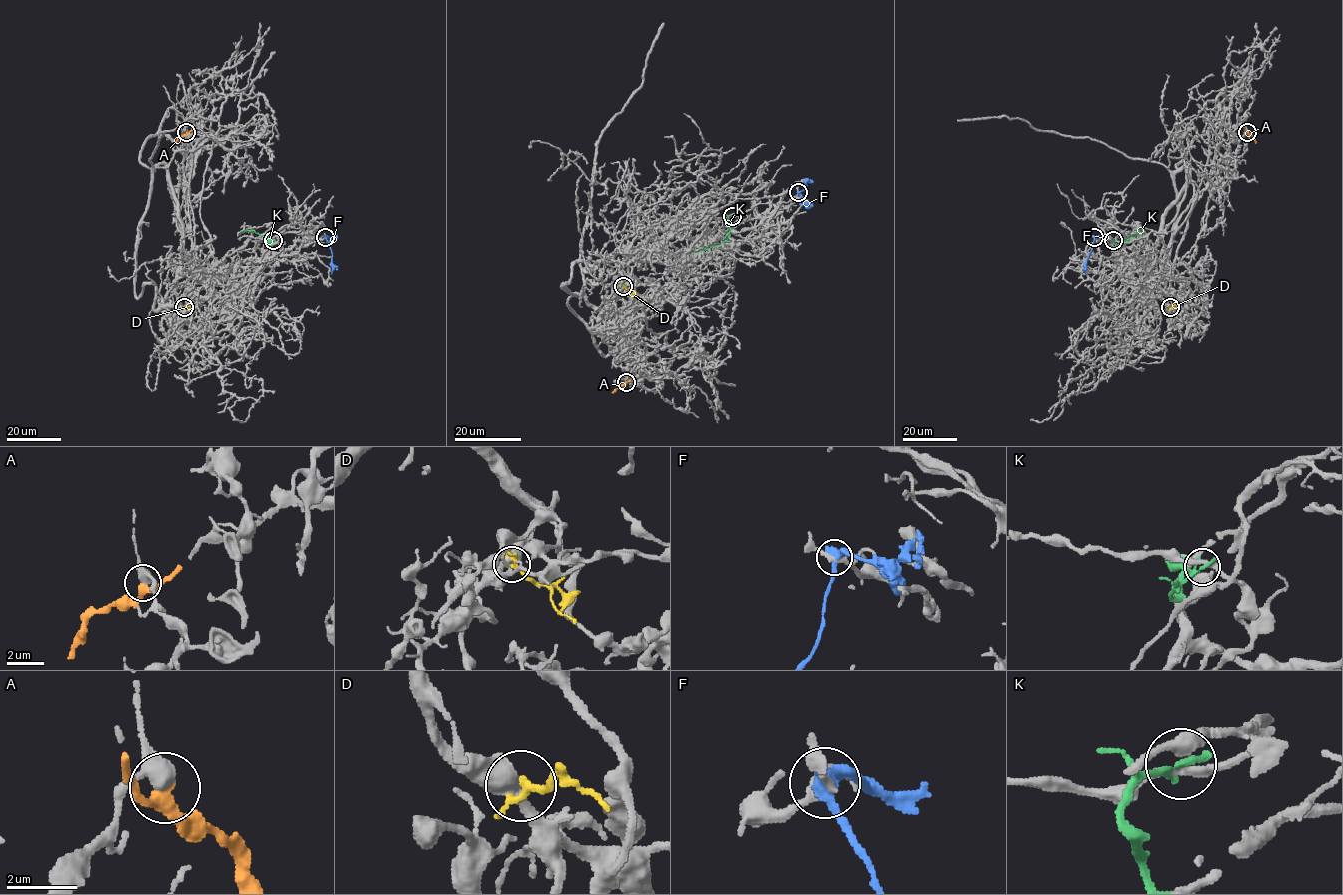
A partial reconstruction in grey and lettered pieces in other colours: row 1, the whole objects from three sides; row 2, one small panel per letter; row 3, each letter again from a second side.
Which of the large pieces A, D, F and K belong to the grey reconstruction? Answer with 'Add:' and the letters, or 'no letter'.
Add: A

